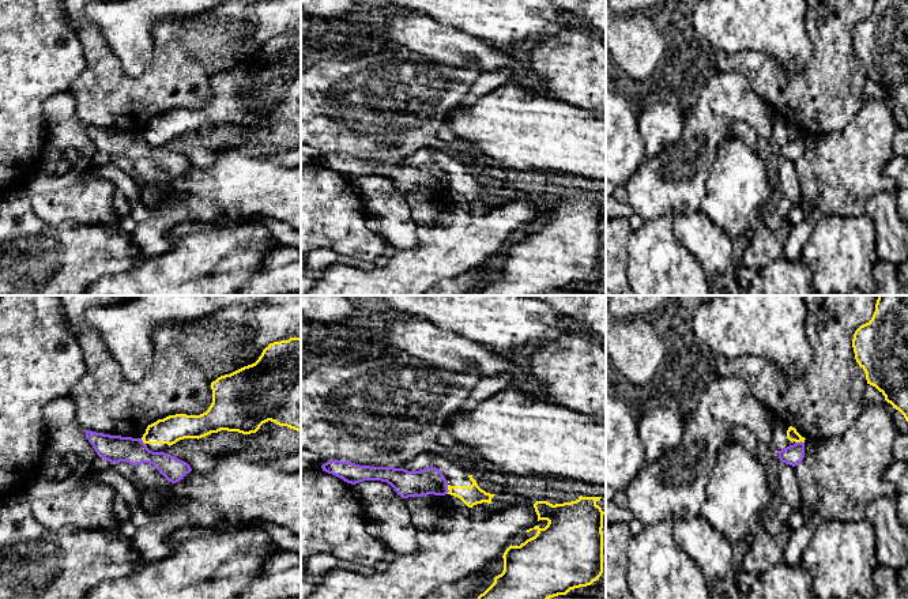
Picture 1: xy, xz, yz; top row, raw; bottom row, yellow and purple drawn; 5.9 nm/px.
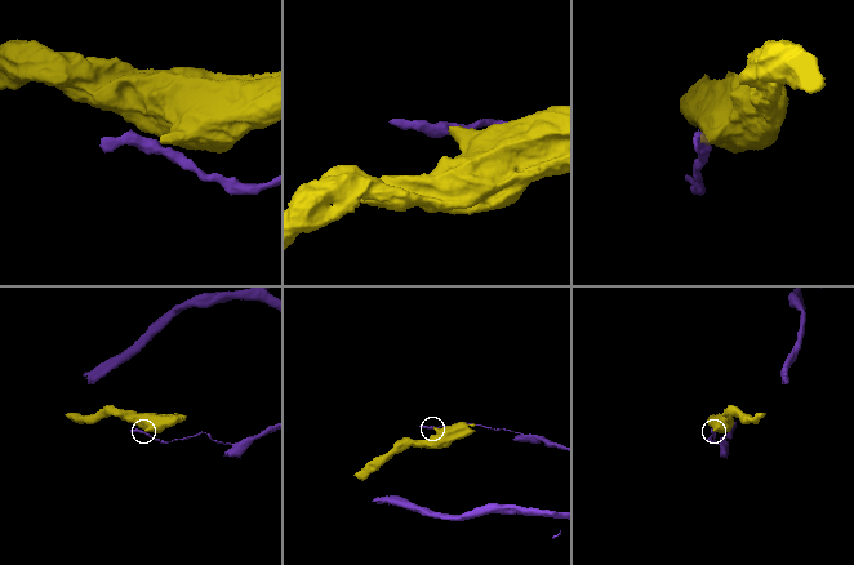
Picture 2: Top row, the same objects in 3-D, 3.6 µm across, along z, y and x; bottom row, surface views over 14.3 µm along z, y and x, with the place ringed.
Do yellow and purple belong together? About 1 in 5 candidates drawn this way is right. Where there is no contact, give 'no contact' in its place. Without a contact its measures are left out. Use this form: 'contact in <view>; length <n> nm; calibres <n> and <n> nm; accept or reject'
contact in xz; length 60 nm; calibres 120 and 160 nm; reject

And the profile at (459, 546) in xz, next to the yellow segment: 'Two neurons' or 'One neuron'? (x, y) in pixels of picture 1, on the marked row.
Two neurons

